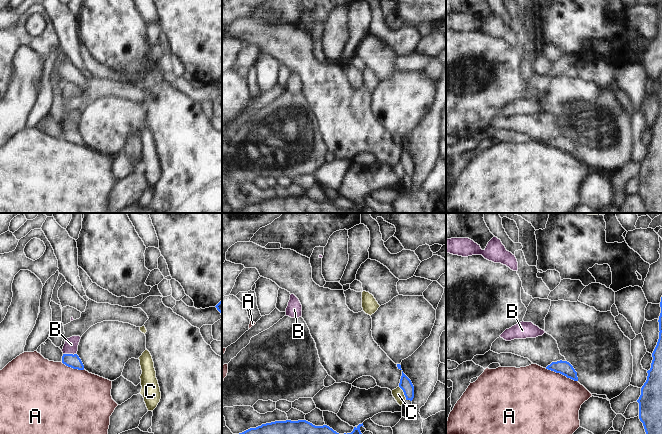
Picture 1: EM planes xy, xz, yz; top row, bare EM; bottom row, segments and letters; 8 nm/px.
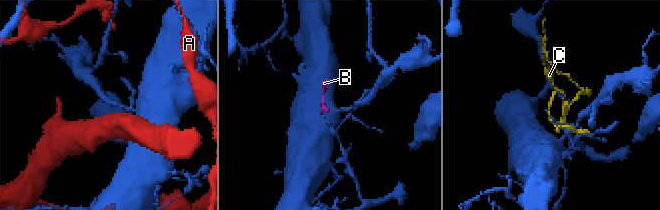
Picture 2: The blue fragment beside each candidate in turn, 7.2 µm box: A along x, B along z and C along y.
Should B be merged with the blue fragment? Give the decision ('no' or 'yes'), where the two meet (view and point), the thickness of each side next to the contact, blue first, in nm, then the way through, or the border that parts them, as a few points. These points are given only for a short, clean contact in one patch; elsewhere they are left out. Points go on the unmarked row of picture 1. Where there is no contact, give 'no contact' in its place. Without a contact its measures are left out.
yes; meets blue in xy at (70, 130); 110 nm thick on the blue side, 110 nm on the other; runs through xy (70, 136), (70, 130), (71, 120)

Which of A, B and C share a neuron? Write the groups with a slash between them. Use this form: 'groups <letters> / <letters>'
groups A / B / C

